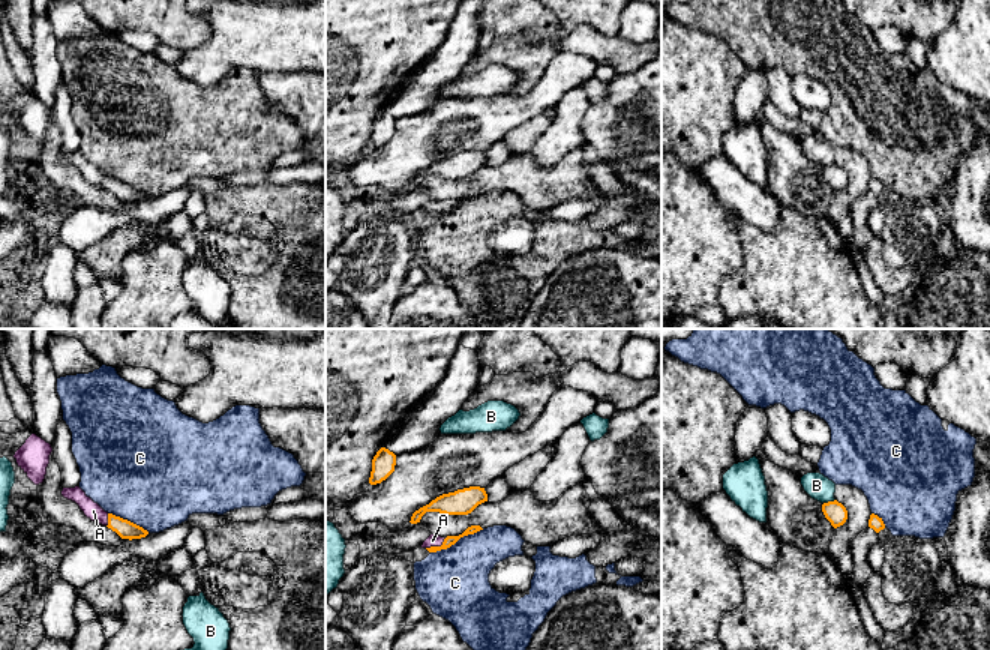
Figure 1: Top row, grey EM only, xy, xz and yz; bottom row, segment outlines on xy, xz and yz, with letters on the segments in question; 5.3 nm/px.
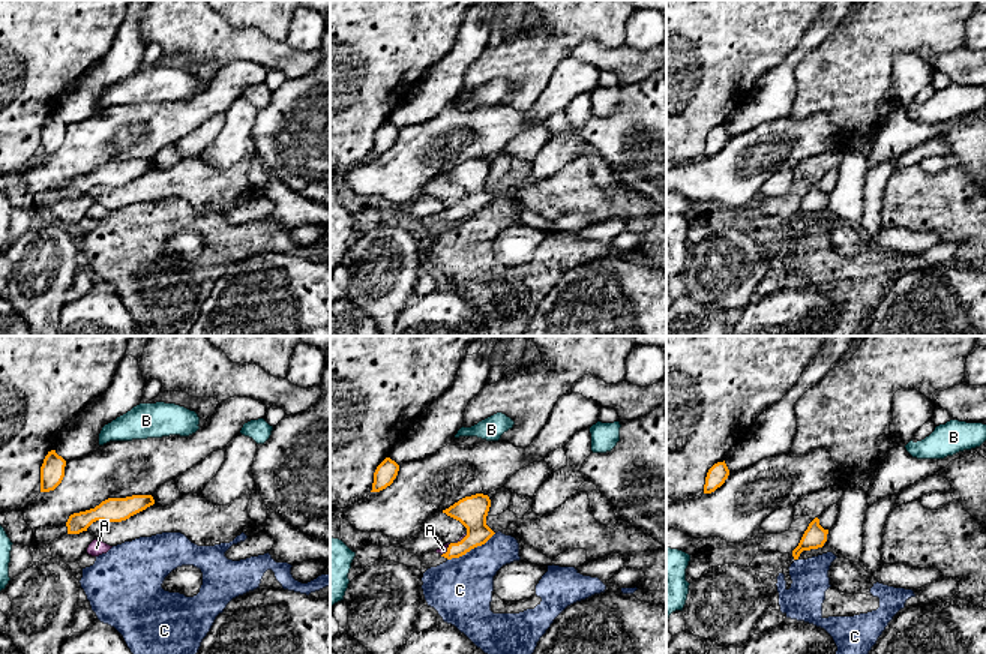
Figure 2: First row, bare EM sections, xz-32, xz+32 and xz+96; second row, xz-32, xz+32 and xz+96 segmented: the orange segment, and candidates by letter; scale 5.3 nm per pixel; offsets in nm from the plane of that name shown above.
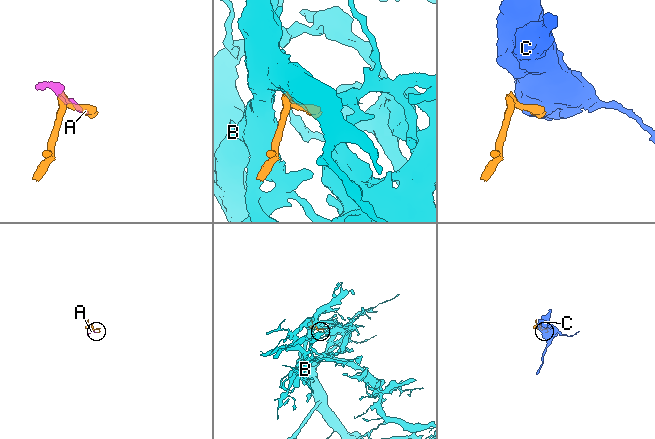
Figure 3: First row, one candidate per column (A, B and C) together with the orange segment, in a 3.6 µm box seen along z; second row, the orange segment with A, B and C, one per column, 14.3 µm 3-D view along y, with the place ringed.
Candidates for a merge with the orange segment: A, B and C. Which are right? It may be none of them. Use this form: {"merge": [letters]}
{"merge": ["A"]}

